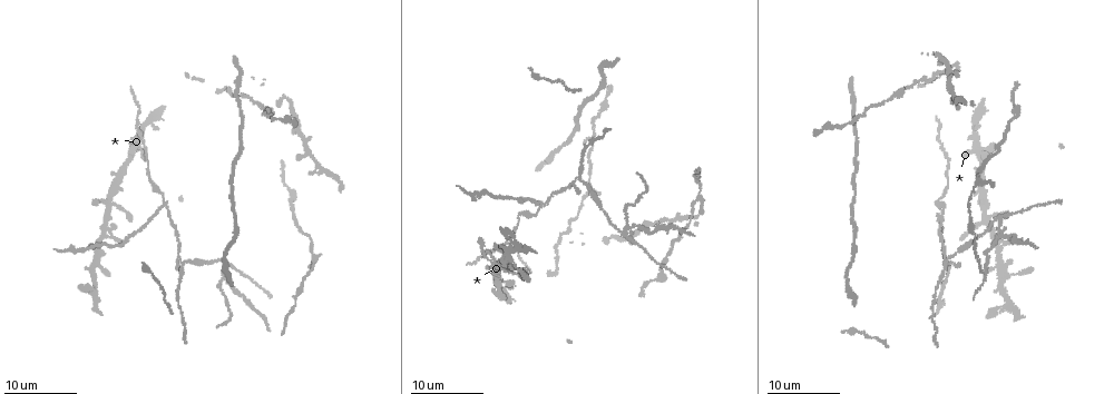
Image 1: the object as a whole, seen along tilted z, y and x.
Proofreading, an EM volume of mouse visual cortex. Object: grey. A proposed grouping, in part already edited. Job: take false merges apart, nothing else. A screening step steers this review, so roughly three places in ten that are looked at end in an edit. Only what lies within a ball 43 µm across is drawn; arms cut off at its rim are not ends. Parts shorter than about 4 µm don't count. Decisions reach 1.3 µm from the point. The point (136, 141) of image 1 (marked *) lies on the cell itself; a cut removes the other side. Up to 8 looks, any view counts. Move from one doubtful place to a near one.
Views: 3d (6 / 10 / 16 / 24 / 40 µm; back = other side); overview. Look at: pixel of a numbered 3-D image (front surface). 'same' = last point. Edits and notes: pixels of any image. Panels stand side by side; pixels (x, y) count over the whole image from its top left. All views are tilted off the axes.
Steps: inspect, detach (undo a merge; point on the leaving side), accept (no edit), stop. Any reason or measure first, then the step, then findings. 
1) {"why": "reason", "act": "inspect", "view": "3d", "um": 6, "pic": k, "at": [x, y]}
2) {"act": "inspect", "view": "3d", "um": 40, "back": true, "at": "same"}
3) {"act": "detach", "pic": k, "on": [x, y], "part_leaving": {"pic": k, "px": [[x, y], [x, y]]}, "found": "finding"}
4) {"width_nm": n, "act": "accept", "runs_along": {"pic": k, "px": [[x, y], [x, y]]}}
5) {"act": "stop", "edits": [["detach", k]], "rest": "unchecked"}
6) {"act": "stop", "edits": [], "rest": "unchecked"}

{"why": "calibre changes", "act": "inspect", "view": "3d", "um": 24, "pic": 1, "at": [151, 179]}

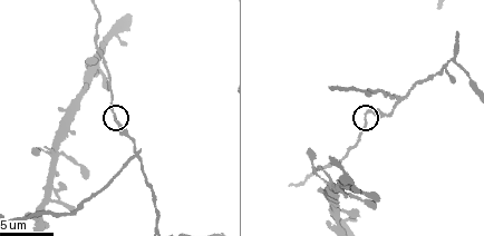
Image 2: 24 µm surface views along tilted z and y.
{"act": "inspect", "view": "3d", "um": 10, "pic": 2, "at": [365, 119]}

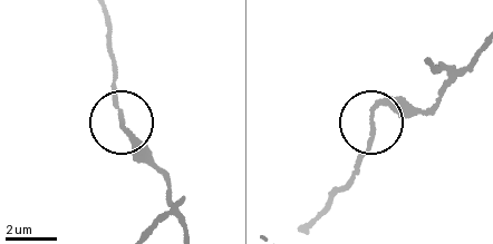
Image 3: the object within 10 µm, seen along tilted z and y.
{"act": "accept", "found": "continuous, no second cell"}

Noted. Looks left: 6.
{"why": "three-way junction", "act": "inspect", "view": "3d", "um": 6, "pic": 2, "at": [398, 98]}

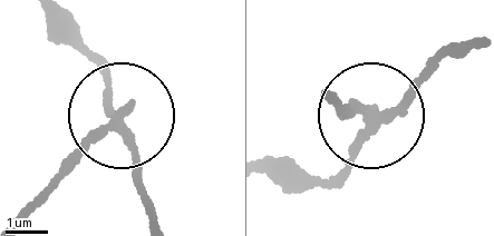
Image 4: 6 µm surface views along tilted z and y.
{"arms": 3, "act": "detach", "pic": 4, "on": [64, 165], "part_leaving": {"pic": 4, "px": [[112, 127], [18, 218]]}, "found": "a second cell is stuck on"}

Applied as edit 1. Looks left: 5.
{"why": "branch point", "act": "inspect", "view": "3d", "um": 24, "pic": 1, "at": [183, 265]}

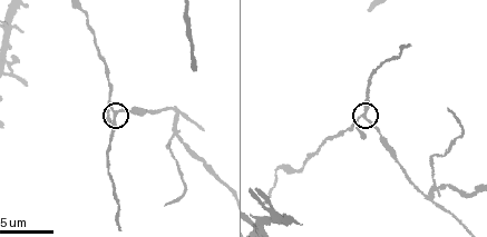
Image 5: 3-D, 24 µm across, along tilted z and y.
{"act": "inspect", "view": "3d", "um": 6, "pic": 5, "at": [117, 111]}

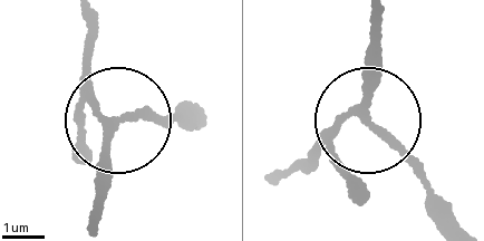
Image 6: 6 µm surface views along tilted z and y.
{"width_nm": 160, "act": "accept", "runs_along": {"pic": 6, "px": [[87, 15], [84, 85], [117, 123], [100, 196]]}, "found": "one cell here"}

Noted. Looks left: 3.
{"why": "two arms in line, one across", "act": "inspect", "view": "3d", "um": 24, "pic": 1, "at": [857, 117]}

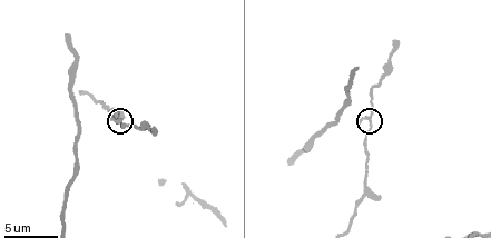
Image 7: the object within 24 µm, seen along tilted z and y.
{"why": "zoom in", "act": "inspect", "view": "3d", "um": 10, "pic": 7, "at": [370, 115]}

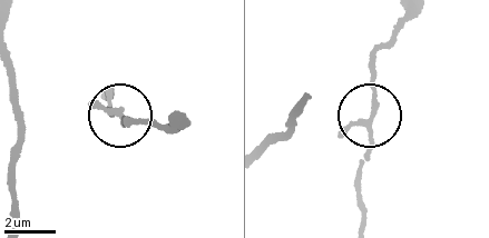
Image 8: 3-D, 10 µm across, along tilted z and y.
{"act": "accept", "runs_along": {"pic": 8, "px": [[362, 218], [359, 165], [371, 136], [375, 58]]}, "found": "one cell here"}

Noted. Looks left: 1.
{"act": "stop", "edits": [["detach", 4]], "rest": "unchecked"}

